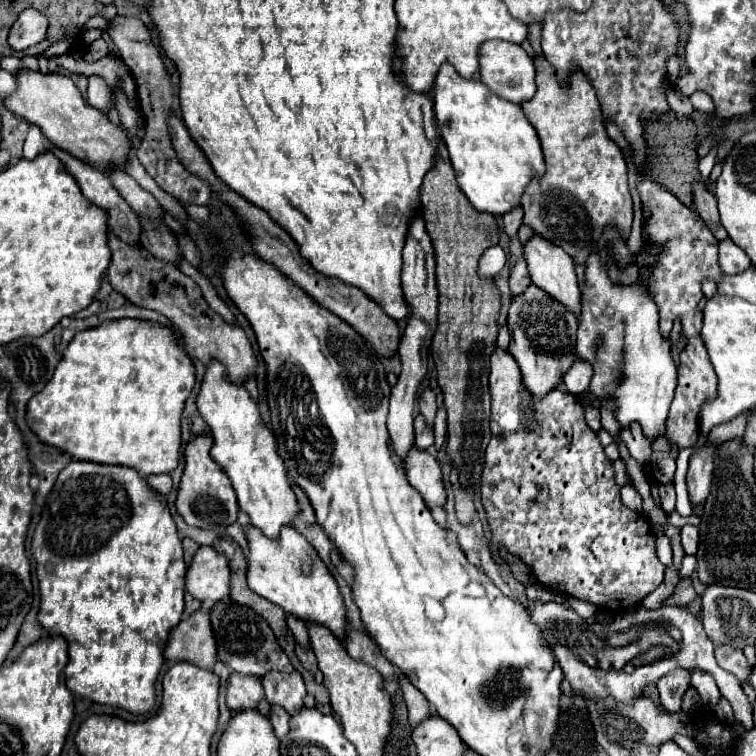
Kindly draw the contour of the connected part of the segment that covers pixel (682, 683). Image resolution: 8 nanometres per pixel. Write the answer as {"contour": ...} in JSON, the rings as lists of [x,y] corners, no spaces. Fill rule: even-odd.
{"contour":[[[673,670],[671,674],[665,674],[663,678],[659,678],[657,690],[659,690],[661,706],[667,712],[675,714],[681,710],[683,694],[689,688],[689,678],[691,678],[689,670]]]}

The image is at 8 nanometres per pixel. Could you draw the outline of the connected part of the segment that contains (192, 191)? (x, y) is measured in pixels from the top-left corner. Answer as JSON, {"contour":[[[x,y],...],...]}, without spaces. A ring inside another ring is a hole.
{"contour":[[[115,16],[107,22],[105,32],[111,36],[111,40],[115,42],[115,46],[119,48],[119,56],[121,60],[129,66],[135,82],[137,82],[137,100],[141,106],[141,112],[145,116],[145,124],[147,124],[147,134],[143,138],[143,142],[139,144],[135,156],[139,158],[139,162],[143,164],[143,168],[153,176],[153,180],[159,184],[159,188],[163,188],[167,194],[181,198],[189,204],[197,204],[197,206],[207,206],[211,190],[207,186],[207,182],[203,182],[201,178],[189,174],[187,170],[183,170],[183,164],[179,162],[171,140],[169,140],[169,130],[167,130],[167,114],[169,114],[169,106],[173,102],[173,92],[171,92],[171,80],[165,74],[165,66],[163,66],[163,58],[159,54],[159,48],[151,42],[151,32],[149,28],[143,26],[141,20],[137,18],[123,18],[123,16]]]}

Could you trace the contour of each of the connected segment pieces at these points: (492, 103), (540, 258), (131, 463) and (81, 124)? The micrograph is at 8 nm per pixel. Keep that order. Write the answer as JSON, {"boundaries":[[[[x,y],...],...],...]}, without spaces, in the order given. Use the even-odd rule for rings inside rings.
{"boundaries":[[[[443,64],[435,76],[433,102],[459,188],[473,208],[501,216],[519,206],[529,180],[545,172],[537,130],[527,122],[521,106],[513,106],[513,102],[491,94],[475,78],[461,78],[451,64]]],[[[533,234],[523,244],[523,258],[527,262],[531,282],[535,286],[539,286],[541,290],[545,290],[551,298],[555,298],[557,302],[561,302],[563,306],[567,306],[569,310],[573,310],[579,316],[581,290],[579,290],[579,282],[577,282],[577,274],[575,274],[575,266],[573,266],[571,256],[563,248],[555,246],[553,242],[547,242],[547,238],[539,238],[539,234]]],[[[131,318],[101,322],[99,326],[95,326],[91,330],[83,330],[83,332],[75,334],[73,342],[65,348],[63,358],[61,358],[51,382],[47,382],[47,386],[39,394],[35,394],[35,398],[29,400],[29,404],[27,404],[27,424],[29,424],[29,428],[33,430],[33,434],[37,436],[39,442],[43,442],[47,446],[53,446],[53,448],[59,448],[61,452],[69,454],[75,460],[95,462],[95,464],[121,464],[121,466],[129,466],[129,468],[137,470],[141,476],[165,474],[165,472],[173,472],[177,468],[177,464],[179,464],[181,412],[183,412],[185,398],[193,390],[193,384],[195,384],[195,368],[193,368],[187,352],[183,350],[183,346],[179,342],[175,342],[173,332],[169,328],[153,324],[153,322],[131,320]]],[[[21,68],[17,74],[17,90],[5,96],[5,106],[17,116],[31,124],[37,124],[53,146],[75,154],[83,162],[91,162],[91,166],[105,172],[105,168],[123,168],[125,158],[131,154],[129,140],[123,128],[115,126],[105,112],[85,104],[81,92],[73,84],[71,78],[61,74],[41,74],[39,70]]]]}

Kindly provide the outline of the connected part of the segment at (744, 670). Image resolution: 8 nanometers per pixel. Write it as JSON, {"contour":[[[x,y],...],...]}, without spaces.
{"contour":[[[717,646],[715,658],[717,658],[717,662],[723,670],[735,674],[741,682],[751,674],[751,666],[747,664],[743,650],[737,650],[737,648],[731,648],[731,646]]]}

